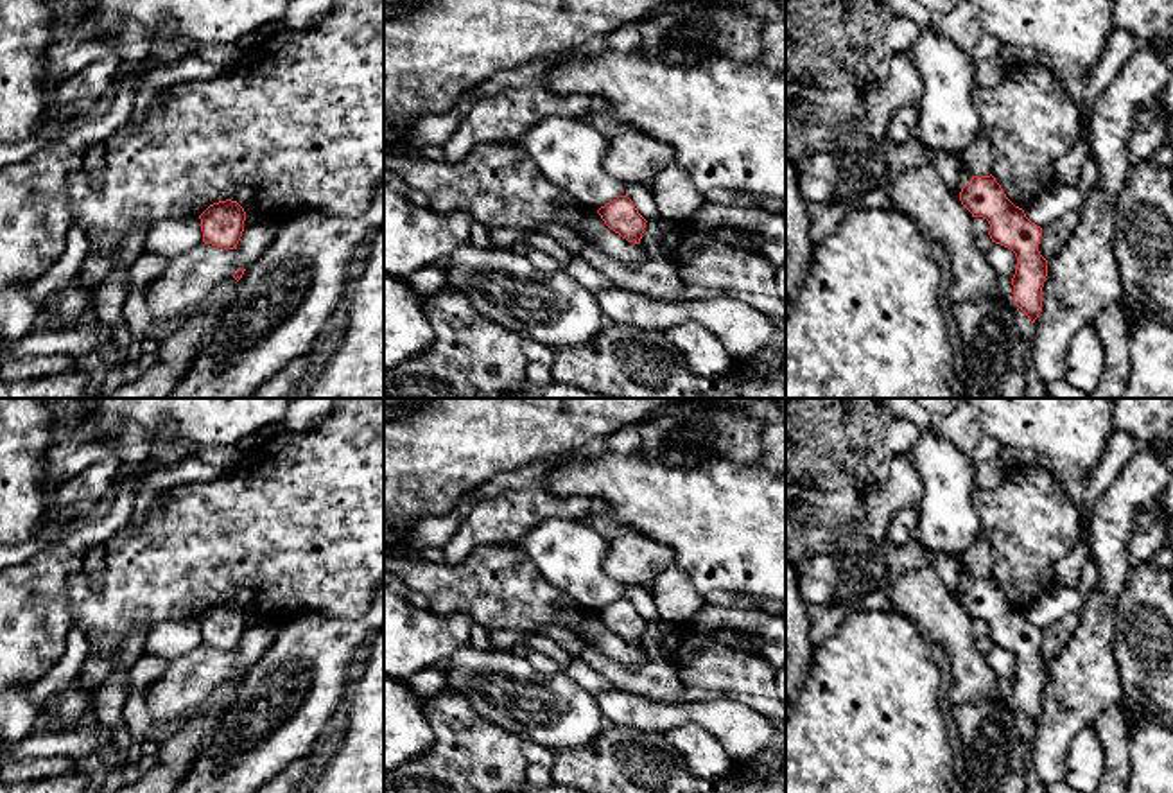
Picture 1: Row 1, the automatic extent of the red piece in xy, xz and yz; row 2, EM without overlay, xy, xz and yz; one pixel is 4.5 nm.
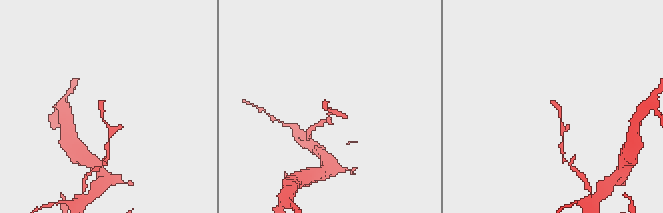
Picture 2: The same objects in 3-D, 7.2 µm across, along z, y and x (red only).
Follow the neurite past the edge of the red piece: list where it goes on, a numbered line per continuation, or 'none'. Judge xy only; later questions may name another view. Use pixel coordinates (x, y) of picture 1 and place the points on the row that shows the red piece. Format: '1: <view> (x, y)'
none

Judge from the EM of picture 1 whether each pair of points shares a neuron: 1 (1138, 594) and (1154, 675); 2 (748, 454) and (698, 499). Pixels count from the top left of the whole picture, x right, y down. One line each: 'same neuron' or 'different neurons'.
1: same neuron
2: different neurons

